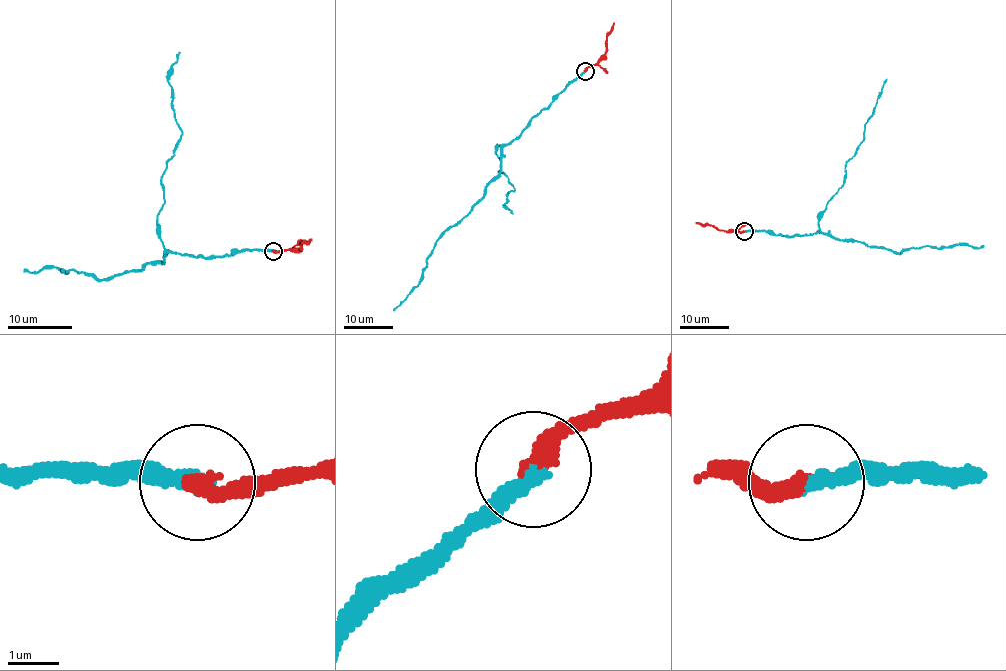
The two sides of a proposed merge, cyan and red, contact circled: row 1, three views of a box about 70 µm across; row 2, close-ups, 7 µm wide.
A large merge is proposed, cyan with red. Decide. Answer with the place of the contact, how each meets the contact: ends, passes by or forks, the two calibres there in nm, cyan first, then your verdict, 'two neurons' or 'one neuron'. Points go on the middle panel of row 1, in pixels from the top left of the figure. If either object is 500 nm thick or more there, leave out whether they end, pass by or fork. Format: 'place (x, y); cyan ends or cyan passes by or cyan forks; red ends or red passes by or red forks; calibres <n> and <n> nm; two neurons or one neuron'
place (585, 71); cyan ends; red ends; calibres 320 and 360 nm; one neuron

